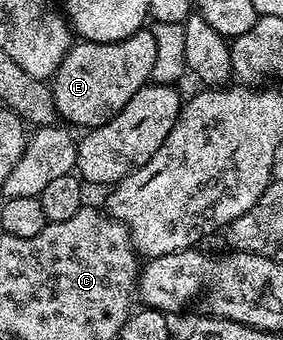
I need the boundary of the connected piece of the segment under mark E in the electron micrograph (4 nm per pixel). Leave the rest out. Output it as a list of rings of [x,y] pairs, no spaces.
[[[150,28],[140,29],[132,36],[115,42],[75,41],[52,76],[54,103],[59,119],[71,127],[81,128],[93,128],[112,120],[112,116],[116,116],[120,108],[124,108],[124,104],[128,104],[128,100],[132,100],[132,96],[136,96],[136,92],[140,92],[140,88],[151,81],[150,73],[159,61],[158,42]]]

